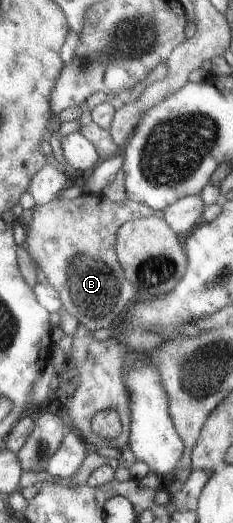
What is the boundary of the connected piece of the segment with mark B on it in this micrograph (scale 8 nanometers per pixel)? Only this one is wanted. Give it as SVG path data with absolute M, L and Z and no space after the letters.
M80 193L72 199L56 197L46 204L35 205L31 214L32 218L25 227L25 239L22 246L29 254L34 266L46 278L46 284L57 292L61 309L66 310L78 321L78 324L90 332L115 325L124 311L132 304L132 296L134 296L134 288L130 282L124 280L122 269L116 260L114 250L116 230L127 220L152 216L154 210L128 199L111 202L103 194L96 196L96 194Z

